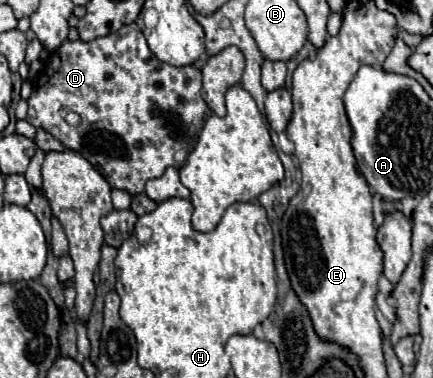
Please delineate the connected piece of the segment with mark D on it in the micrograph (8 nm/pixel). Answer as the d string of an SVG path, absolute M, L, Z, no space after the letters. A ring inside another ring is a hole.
M128 24L128 26L122 26L118 32L112 32L108 36L102 36L102 38L96 38L92 42L82 42L82 40L76 40L76 42L64 42L56 52L52 52L52 56L48 58L48 62L44 64L44 70L40 72L40 76L34 80L34 90L32 90L32 96L28 98L28 122L36 128L44 128L46 132L50 132L56 140L60 140L66 148L70 150L76 150L80 152L90 164L98 166L96 170L108 180L108 184L112 188L118 188L118 190L126 190L130 192L132 196L134 194L140 194L144 192L144 184L150 180L150 178L158 178L164 174L164 170L168 166L180 166L180 162L186 160L190 148L194 148L196 144L196 138L204 126L204 120L210 112L210 108L206 106L202 94L200 94L200 88L202 88L202 76L200 76L200 70L194 68L194 66L184 66L184 68L176 68L176 66L170 66L170 64L164 64L160 62L152 50L148 48L148 42L144 38L144 34L140 32L140 28L136 24ZM68 112L76 112L80 114L80 124L78 126L70 126L66 122L66 114Z

